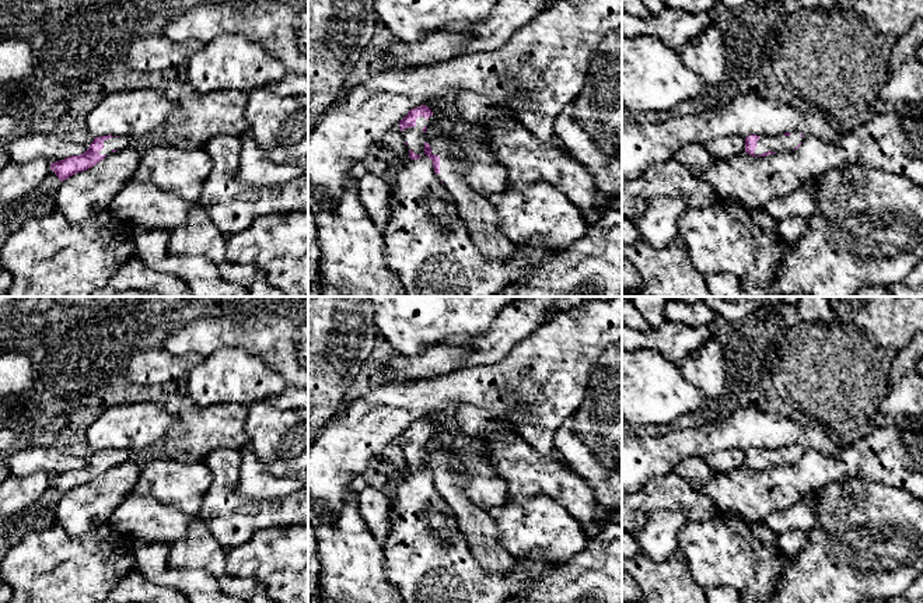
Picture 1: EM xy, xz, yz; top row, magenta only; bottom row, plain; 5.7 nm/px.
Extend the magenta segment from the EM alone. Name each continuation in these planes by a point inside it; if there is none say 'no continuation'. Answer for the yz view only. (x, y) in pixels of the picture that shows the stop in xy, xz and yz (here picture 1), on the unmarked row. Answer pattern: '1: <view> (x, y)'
1: yz (766, 456)

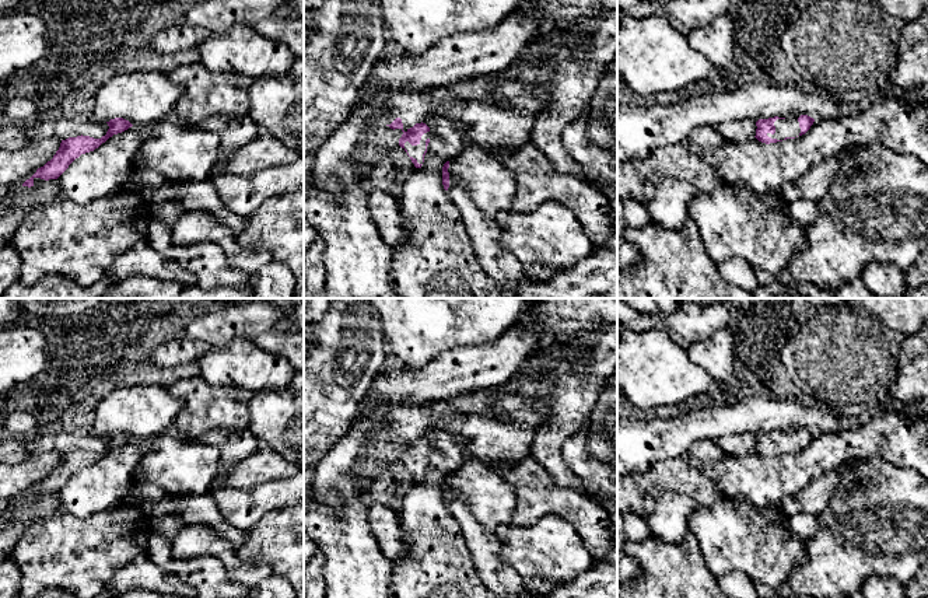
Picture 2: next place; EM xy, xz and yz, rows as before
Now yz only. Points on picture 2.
1: yz (784, 441)

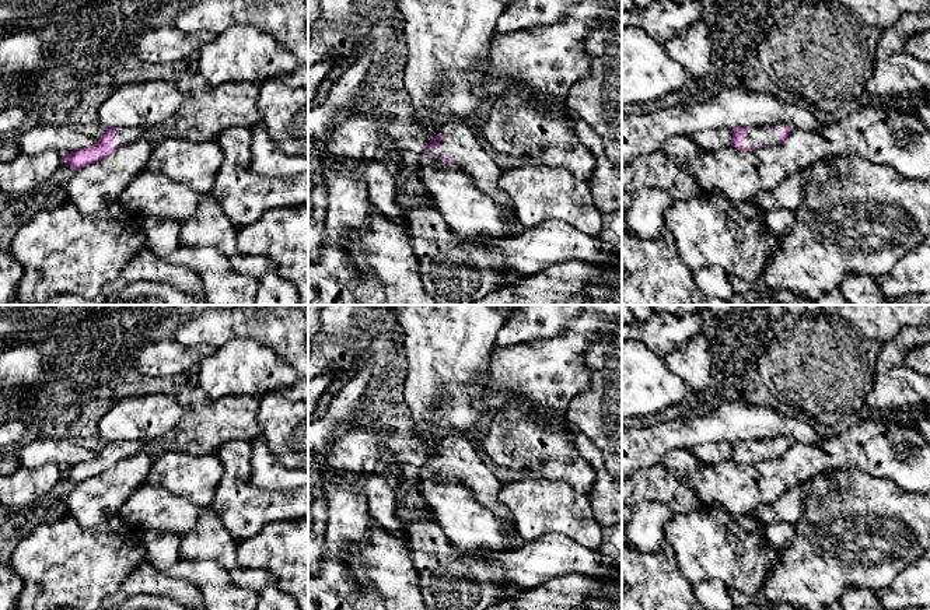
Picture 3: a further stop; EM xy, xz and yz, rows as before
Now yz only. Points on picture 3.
1: yz (757, 449)

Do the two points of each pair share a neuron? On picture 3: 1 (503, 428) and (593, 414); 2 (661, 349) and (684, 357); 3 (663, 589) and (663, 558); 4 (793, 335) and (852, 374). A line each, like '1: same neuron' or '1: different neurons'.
1: different neurons
2: different neurons
3: same neuron
4: same neuron

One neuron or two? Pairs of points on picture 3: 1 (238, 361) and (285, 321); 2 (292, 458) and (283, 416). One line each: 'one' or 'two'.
1: two
2: one

